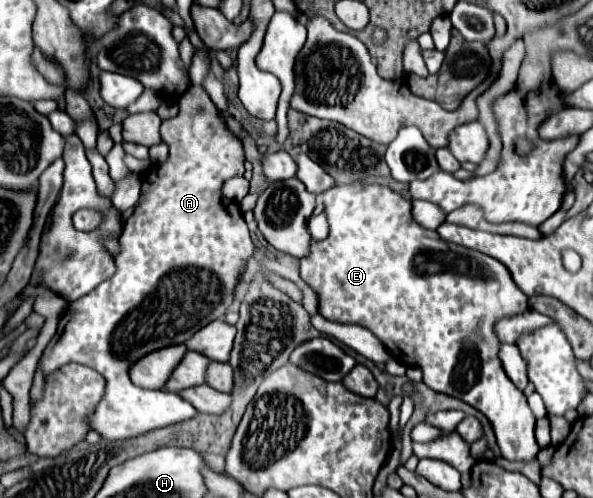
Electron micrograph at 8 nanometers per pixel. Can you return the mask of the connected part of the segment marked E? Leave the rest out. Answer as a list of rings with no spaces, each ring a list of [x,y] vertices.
[[[338,183],[338,185],[334,185],[328,191],[322,193],[322,201],[324,201],[324,213],[326,213],[328,223],[330,223],[330,235],[324,241],[312,242],[310,253],[304,259],[300,259],[300,277],[318,293],[320,315],[326,317],[328,321],[356,323],[356,325],[362,325],[362,327],[370,329],[386,345],[388,353],[398,363],[420,367],[422,369],[422,381],[430,389],[434,389],[438,393],[446,393],[446,395],[458,397],[464,403],[468,403],[474,409],[478,409],[480,413],[484,413],[488,417],[488,421],[492,423],[492,429],[496,433],[496,441],[498,441],[498,447],[500,447],[500,453],[502,453],[504,459],[508,459],[508,461],[534,461],[538,451],[540,451],[540,447],[536,443],[536,437],[534,437],[534,423],[536,423],[536,419],[534,419],[534,415],[532,415],[532,411],[530,411],[530,407],[526,403],[524,393],[520,389],[516,389],[516,385],[504,375],[502,363],[498,359],[498,345],[500,345],[500,341],[498,341],[498,337],[494,333],[494,323],[500,317],[504,317],[504,315],[518,315],[518,313],[528,309],[528,303],[526,303],[528,297],[516,287],[510,271],[500,261],[496,261],[490,255],[484,255],[480,251],[472,251],[468,247],[446,243],[444,239],[440,239],[440,235],[436,231],[428,231],[428,229],[420,227],[412,219],[412,203],[402,199],[390,187],[368,185],[368,183]]]

